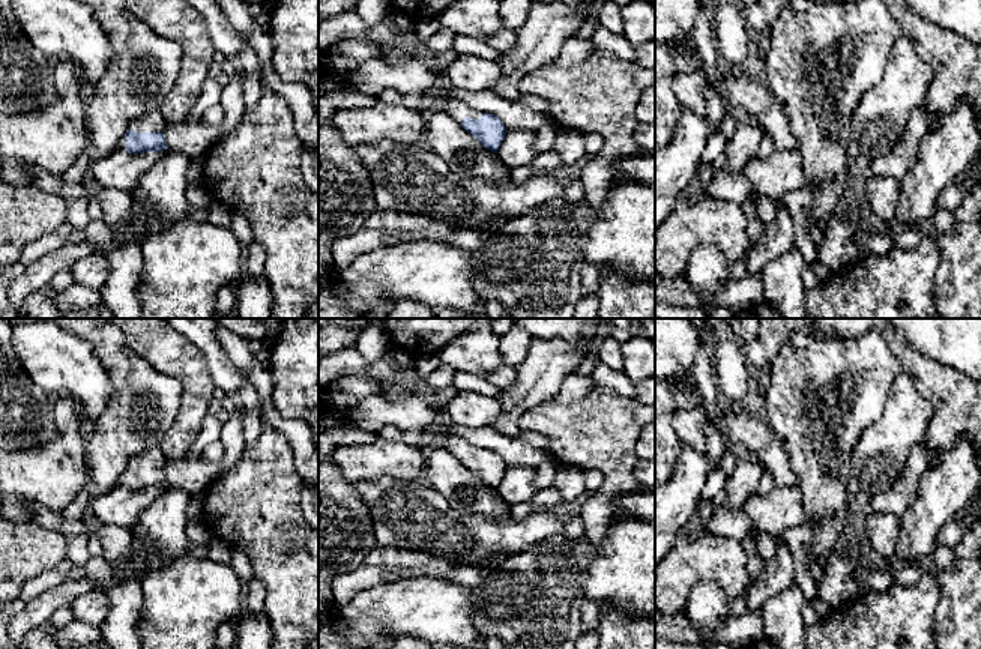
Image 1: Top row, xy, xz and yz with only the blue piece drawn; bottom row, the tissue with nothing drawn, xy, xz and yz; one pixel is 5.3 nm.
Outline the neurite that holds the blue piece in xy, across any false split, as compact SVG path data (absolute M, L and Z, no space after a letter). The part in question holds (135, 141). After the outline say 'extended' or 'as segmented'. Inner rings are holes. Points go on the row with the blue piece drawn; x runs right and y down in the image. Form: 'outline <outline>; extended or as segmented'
outline M152 111L128 126L125 137L119 141L119 149L129 153L167 150L164 129L167 122L159 111Z; extended

